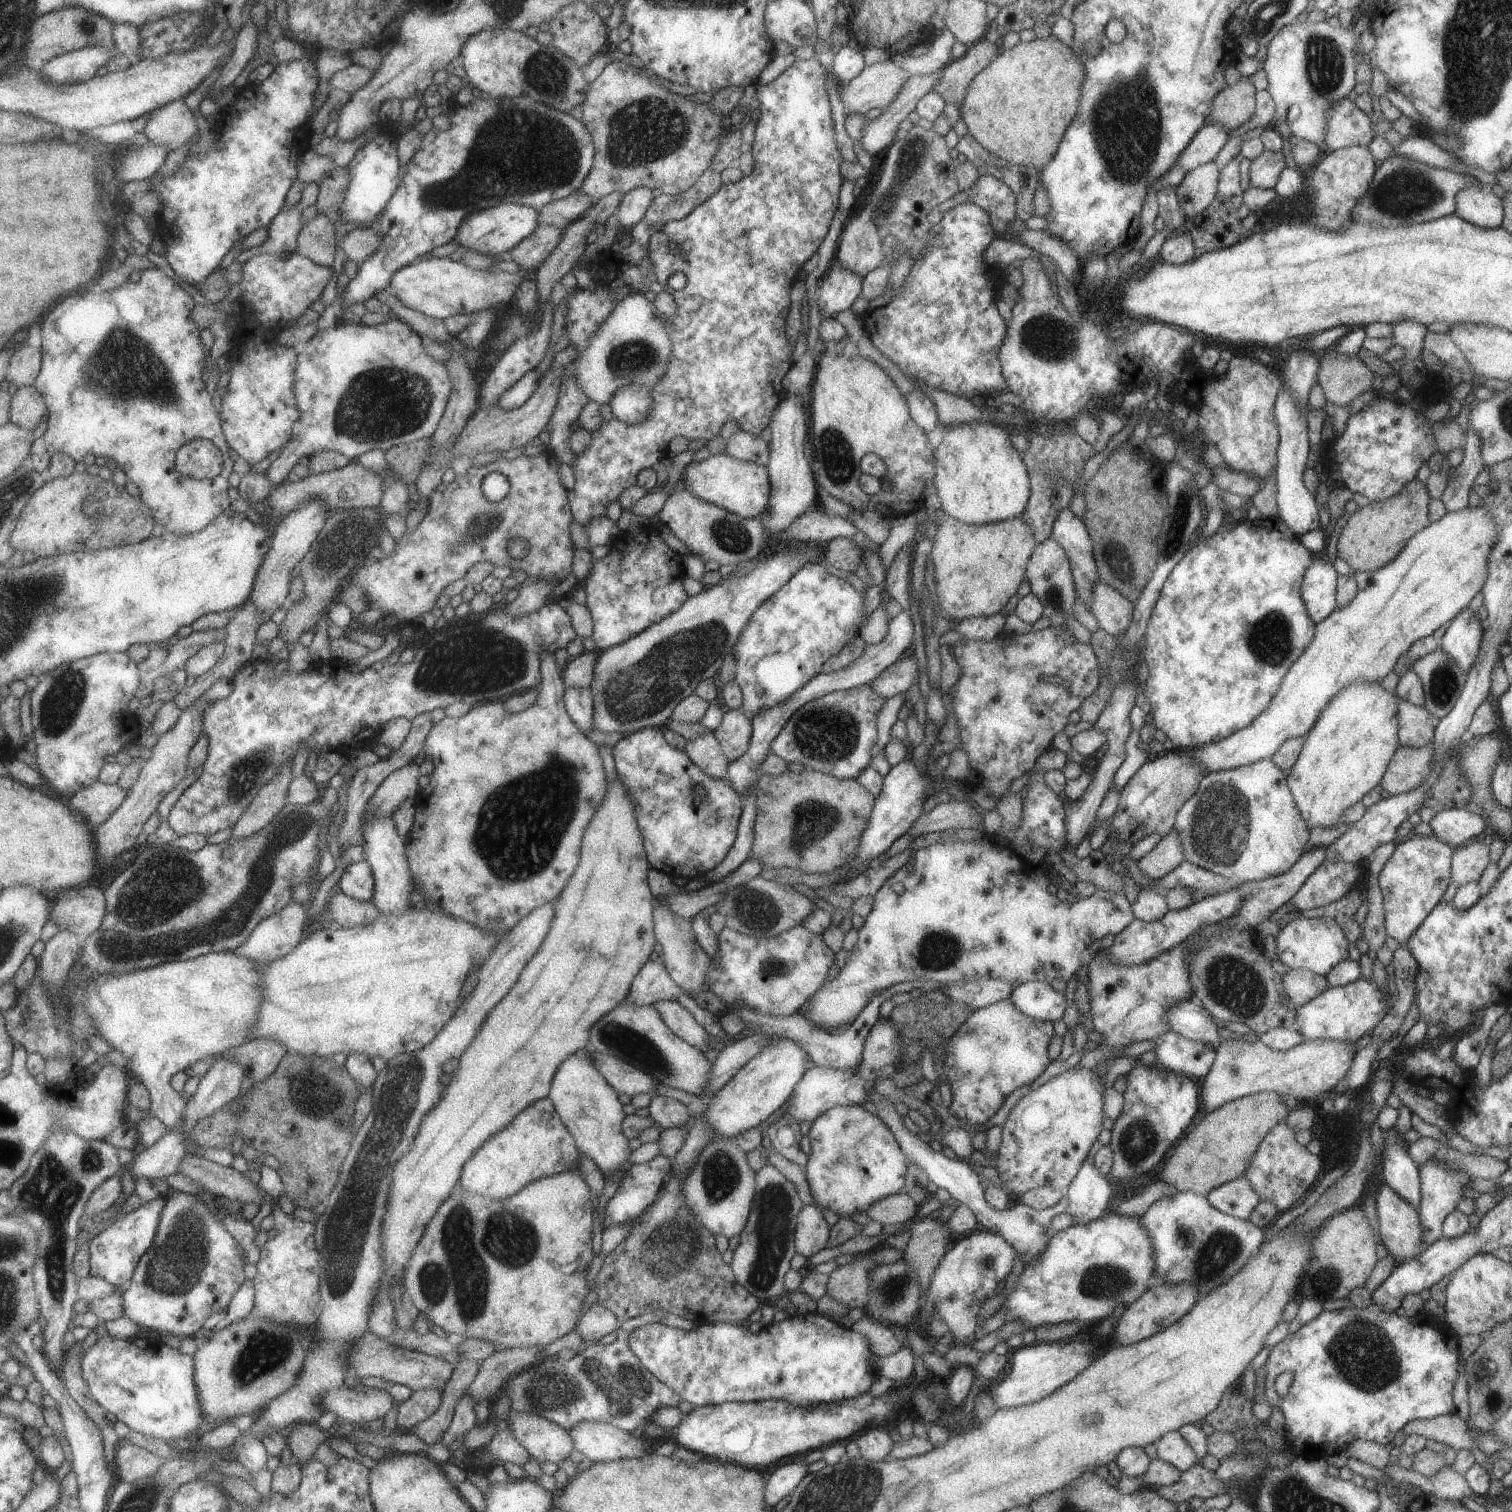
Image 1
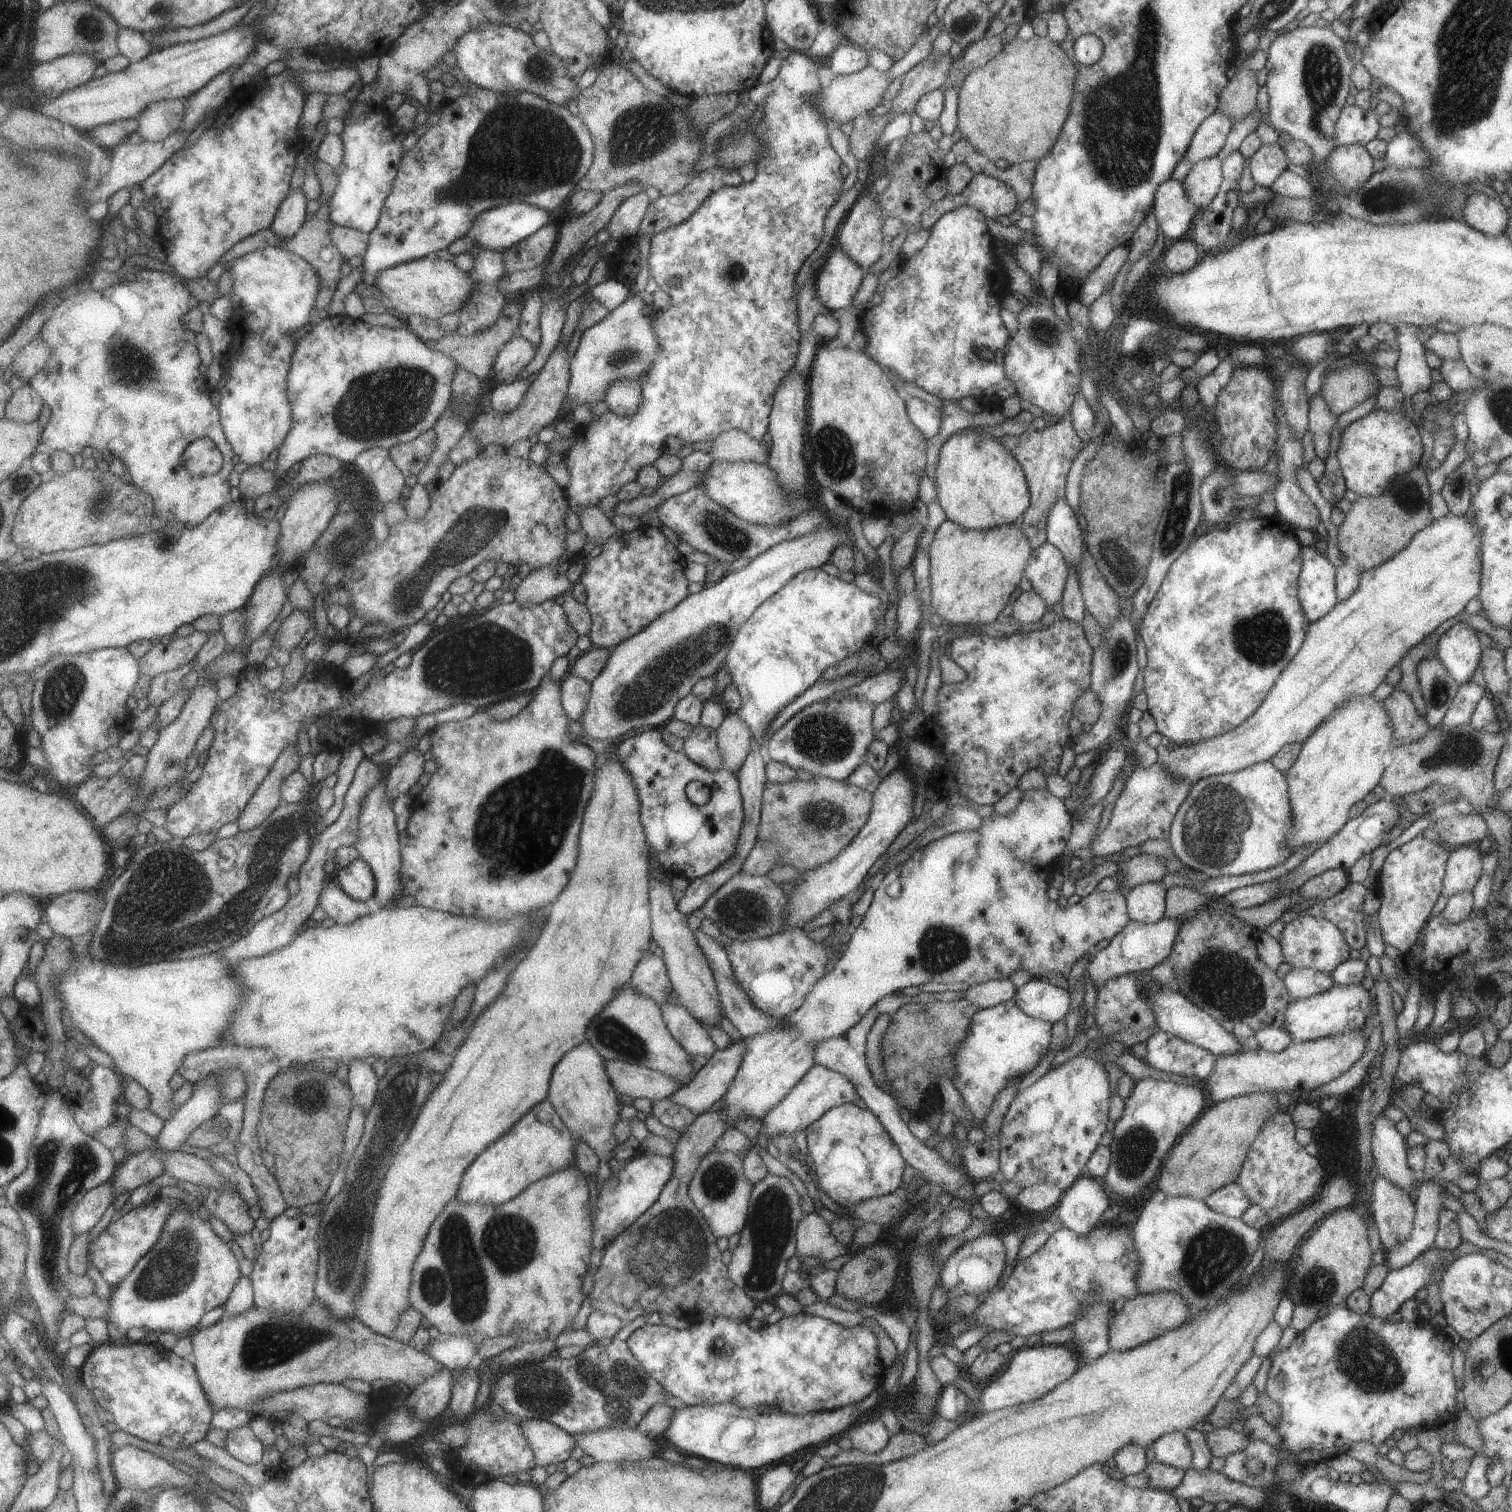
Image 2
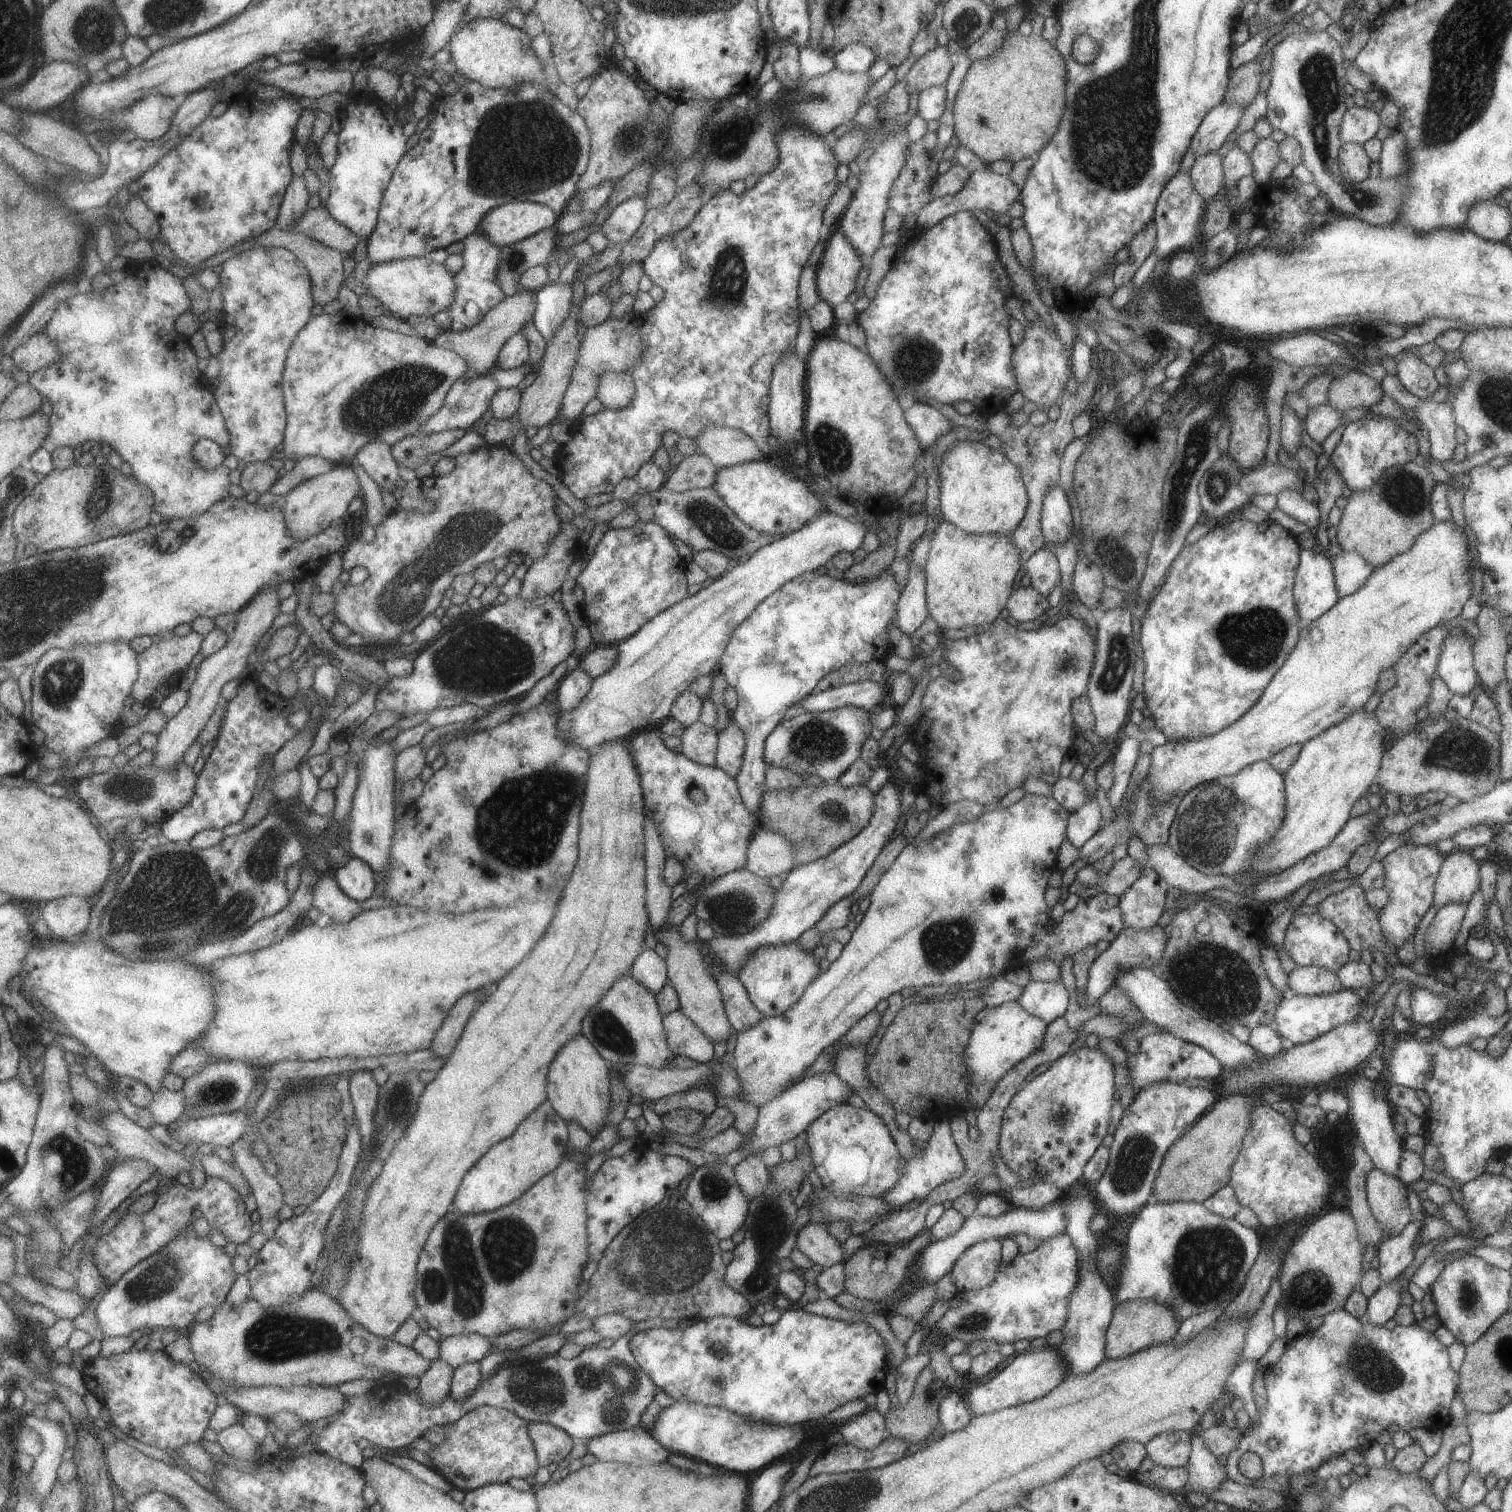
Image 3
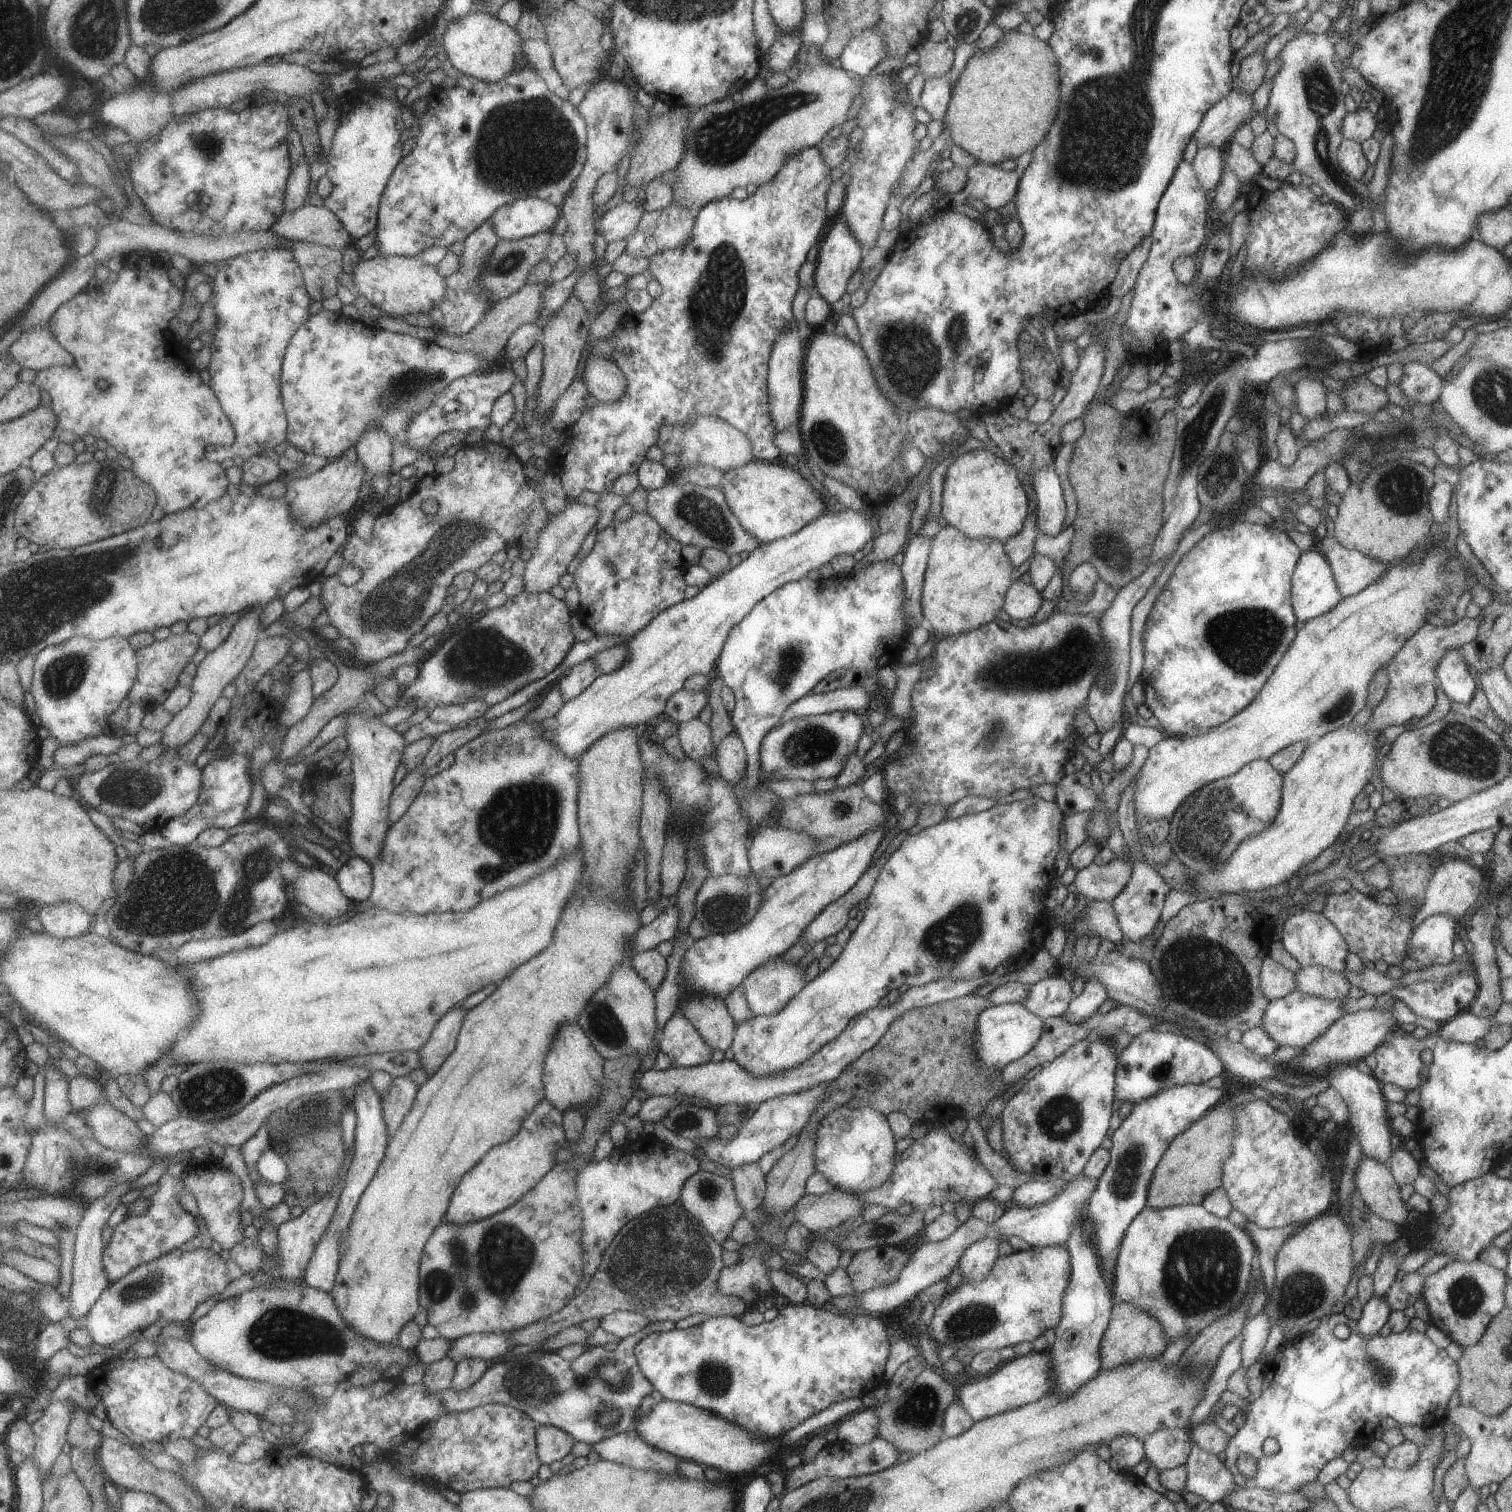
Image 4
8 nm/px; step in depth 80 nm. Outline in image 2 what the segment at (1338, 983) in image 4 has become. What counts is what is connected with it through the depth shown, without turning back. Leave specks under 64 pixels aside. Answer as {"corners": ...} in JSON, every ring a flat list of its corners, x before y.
{"corners":[[1293,968,1281,979,1290,1000,1300,1000,1323,992,1333,985,1329,973,1313,968]]}

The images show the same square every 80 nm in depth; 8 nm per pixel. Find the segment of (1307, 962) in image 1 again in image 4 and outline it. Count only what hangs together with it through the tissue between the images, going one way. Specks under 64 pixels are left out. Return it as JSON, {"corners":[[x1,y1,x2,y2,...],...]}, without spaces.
{"corners":[[1305,910,1287,917,1282,924,1280,942,1283,949,1299,963,1300,967,1320,965,1336,972,1342,972,1345,969,1347,944,1341,938,1337,928,1322,913]]}

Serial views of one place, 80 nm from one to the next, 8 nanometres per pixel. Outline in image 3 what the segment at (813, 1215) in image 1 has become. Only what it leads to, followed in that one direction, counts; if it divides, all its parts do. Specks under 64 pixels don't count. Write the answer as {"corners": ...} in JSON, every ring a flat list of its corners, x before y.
{"corners":[[807,1222,796,1232,796,1248,809,1258,811,1264,827,1269,843,1260,842,1244,826,1230,823,1224]]}

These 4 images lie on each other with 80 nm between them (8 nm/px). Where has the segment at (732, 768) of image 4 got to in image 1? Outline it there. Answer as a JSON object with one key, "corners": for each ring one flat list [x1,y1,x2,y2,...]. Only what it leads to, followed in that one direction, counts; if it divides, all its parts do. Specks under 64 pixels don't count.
{"corners":[[741,708,723,709,721,722,712,731,729,761,735,760,747,750,751,733,751,721,743,714]]}

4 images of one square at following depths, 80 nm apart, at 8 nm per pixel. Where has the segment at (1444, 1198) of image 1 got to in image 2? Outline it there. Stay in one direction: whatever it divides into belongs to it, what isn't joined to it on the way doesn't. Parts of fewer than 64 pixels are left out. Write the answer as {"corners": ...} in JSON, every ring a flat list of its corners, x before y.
{"corners":[[1420,1177,1421,1184,1417,1186,1417,1200,1414,1203,1414,1220,1413,1226,1411,1226,1411,1232,1409,1236,1399,1242,1393,1250,1384,1249,1384,1263,1381,1266,1381,1270,1386,1273,1390,1270,1397,1270,1407,1266,1409,1262,1413,1262,1417,1256,1420,1256,1424,1251,1427,1251,1429,1246,1433,1244,1435,1234,1438,1230,1438,1215,1439,1210,1443,1208,1443,1188,1439,1186,1439,1182,1432,1182]]}

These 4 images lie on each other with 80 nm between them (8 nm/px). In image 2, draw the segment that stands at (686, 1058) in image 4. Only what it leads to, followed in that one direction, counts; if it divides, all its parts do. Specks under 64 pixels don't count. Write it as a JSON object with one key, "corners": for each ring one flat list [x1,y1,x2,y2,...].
{"corners":[[680,1004,660,1005,662,1020,671,1038,689,1054,689,1056,711,1057,715,1052,715,1044,706,1032,689,1012]]}

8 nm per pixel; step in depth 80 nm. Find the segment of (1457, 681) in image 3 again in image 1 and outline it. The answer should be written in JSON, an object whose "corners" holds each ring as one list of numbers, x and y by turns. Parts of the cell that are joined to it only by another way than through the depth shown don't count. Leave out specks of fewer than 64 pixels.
{"corners":[[1465,607,1453,620,1449,621,1440,647,1459,668,1468,672,1480,649,1482,613]]}

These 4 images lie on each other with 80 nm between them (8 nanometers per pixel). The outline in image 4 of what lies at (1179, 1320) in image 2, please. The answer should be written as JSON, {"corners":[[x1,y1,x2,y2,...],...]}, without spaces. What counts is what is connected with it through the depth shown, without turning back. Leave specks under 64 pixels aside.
{"corners":[[1120,1301,1111,1308,1109,1323,1099,1344,1099,1364,1101,1370,1111,1370,1121,1364,1131,1364,1143,1358,1153,1360,1155,1356,1161,1355,1167,1346,1167,1336,1153,1316,1149,1316,1141,1308,1135,1308,1133,1304,1123,1304]]}

